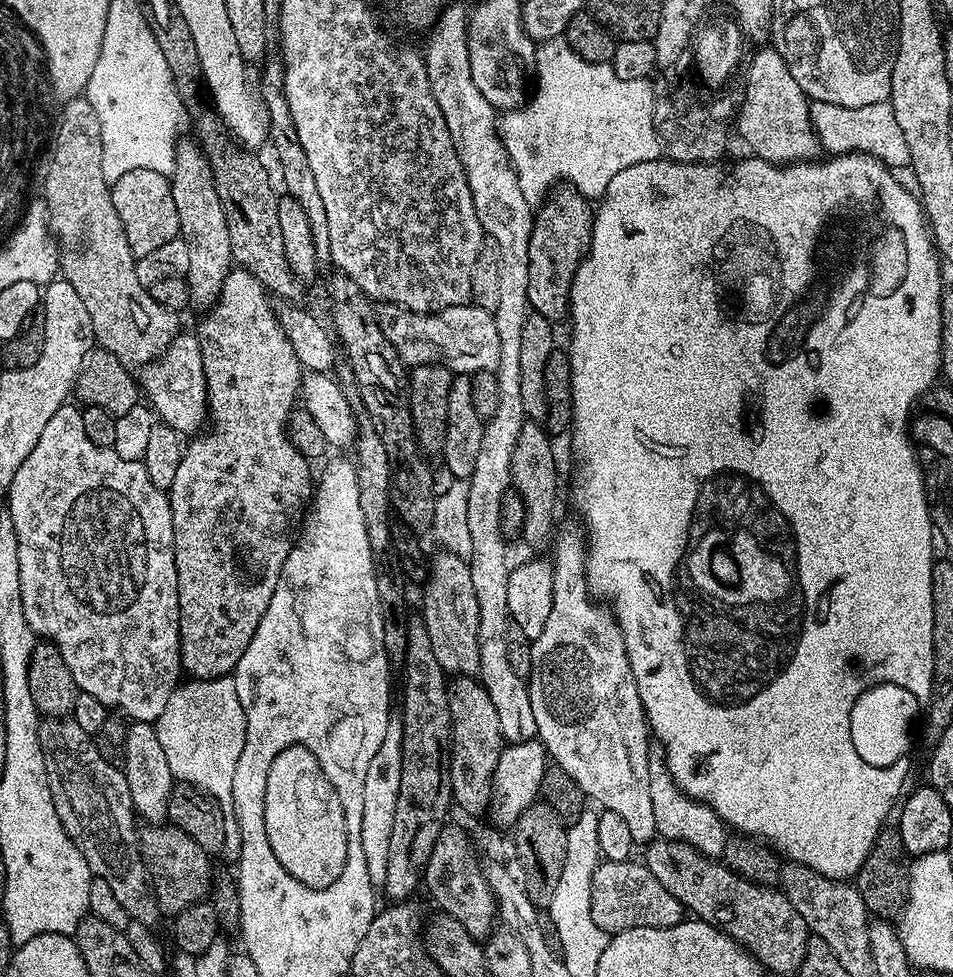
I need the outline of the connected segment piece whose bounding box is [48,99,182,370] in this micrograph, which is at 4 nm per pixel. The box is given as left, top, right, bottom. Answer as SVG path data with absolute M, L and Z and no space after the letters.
M87 99L76 101L65 112L59 151L56 152L52 176L48 180L48 202L51 204L52 225L55 225L53 237L59 243L61 240L64 244L72 244L65 252L59 253L59 271L63 279L78 290L78 295L90 314L90 322L93 323L95 343L114 354L114 358L118 358L122 366L132 370L157 360L168 349L176 333L181 331L180 316L156 302L146 285L138 282L138 258L130 250L130 242L126 242L122 218L118 218L118 210L114 210L112 189L106 178L102 178L102 126L98 126L98 114L94 114L94 106Z

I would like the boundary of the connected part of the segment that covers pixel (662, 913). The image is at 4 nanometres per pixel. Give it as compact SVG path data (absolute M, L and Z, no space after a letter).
M635 859L627 860L604 860L594 870L592 875L592 889L590 890L590 910L594 914L594 922L598 922L598 926L602 926L602 930L609 934L617 932L625 932L631 928L669 928L670 926L678 926L686 918L686 909L682 901L674 898L674 894L670 894L670 890L666 890L666 886L662 886L662 882L658 882L658 878L654 878L654 874L650 874L650 870L643 862L637 862Z

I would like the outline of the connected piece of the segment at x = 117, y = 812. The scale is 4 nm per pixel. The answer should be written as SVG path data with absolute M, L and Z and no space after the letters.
M71 718L41 719L38 742L46 762L46 782L54 798L54 810L58 810L66 834L86 858L93 877L110 885L135 923L155 925L162 913L156 905L148 869L140 858L138 817L123 771L98 754L95 739Z

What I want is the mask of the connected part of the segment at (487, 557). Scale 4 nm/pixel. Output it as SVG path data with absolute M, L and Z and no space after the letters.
M449 3L434 21L432 33L428 36L428 45L422 48L426 74L430 78L430 90L434 94L434 102L438 102L438 110L442 110L442 118L446 118L446 126L450 130L450 138L454 142L454 150L466 170L466 182L470 186L470 194L474 198L474 210L478 214L478 222L484 227L487 239L493 240L500 255L498 266L498 306L494 313L498 326L498 346L500 357L494 369L498 380L499 405L494 416L484 425L482 434L482 450L478 454L474 474L469 476L468 497L466 510L467 524L472 539L472 555L467 557L470 579L474 582L474 595L478 598L478 658L480 671L478 680L484 685L486 694L490 694L490 702L494 702L494 711L498 714L498 730L504 735L508 744L517 744L527 740L537 739L534 710L530 706L530 694L526 680L514 674L506 655L506 646L510 632L510 617L508 615L508 544L509 541L502 530L502 498L512 488L512 471L510 458L514 458L514 446L518 446L518 438L522 434L522 426L526 417L522 410L522 369L520 355L522 350L522 326L524 317L528 315L528 287L530 286L530 234L534 219L533 205L522 198L522 190L518 186L516 172L508 160L506 150L500 141L498 131L497 109L482 98L482 90L474 86L474 74L470 74L470 50L468 49L469 17L466 8L460 4Z

